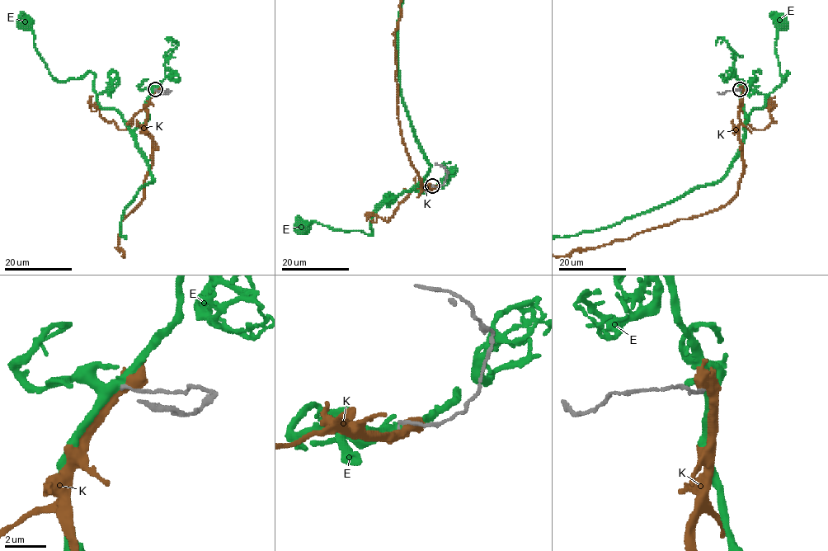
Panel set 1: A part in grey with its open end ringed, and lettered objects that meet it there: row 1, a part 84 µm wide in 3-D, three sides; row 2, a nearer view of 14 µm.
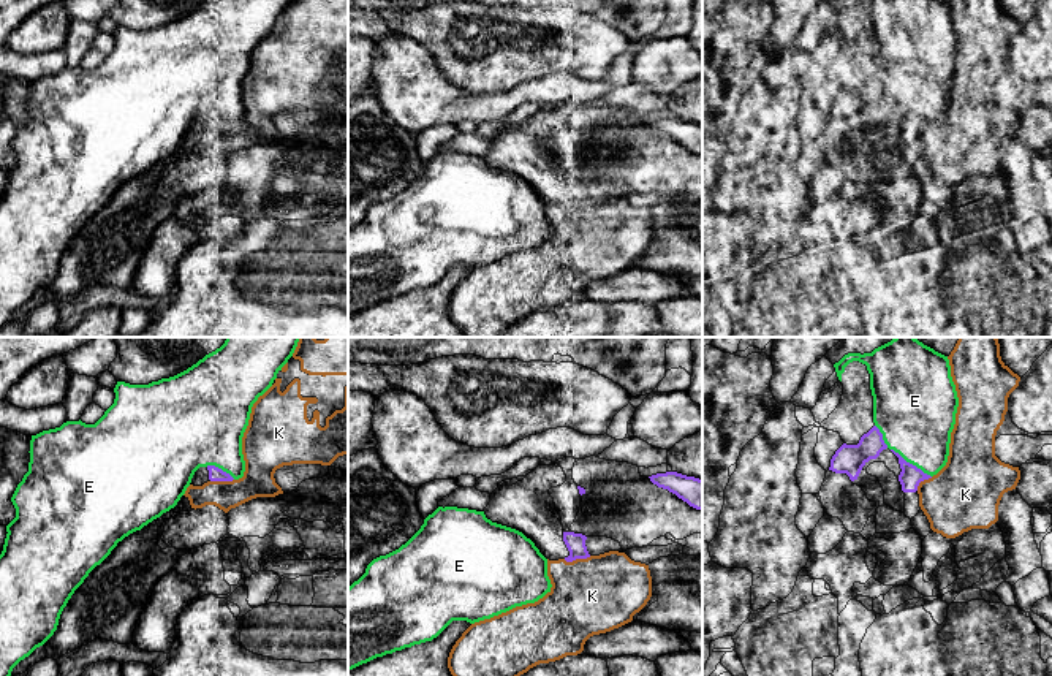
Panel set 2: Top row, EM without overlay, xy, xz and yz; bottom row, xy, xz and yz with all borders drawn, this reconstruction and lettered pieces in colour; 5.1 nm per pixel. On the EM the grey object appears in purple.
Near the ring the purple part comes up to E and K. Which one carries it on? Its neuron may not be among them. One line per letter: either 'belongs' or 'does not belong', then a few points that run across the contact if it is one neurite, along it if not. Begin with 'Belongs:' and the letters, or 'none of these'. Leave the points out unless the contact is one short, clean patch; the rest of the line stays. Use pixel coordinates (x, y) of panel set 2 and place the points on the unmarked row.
Belongs: none of these
E: does not belong
K: does not belong

